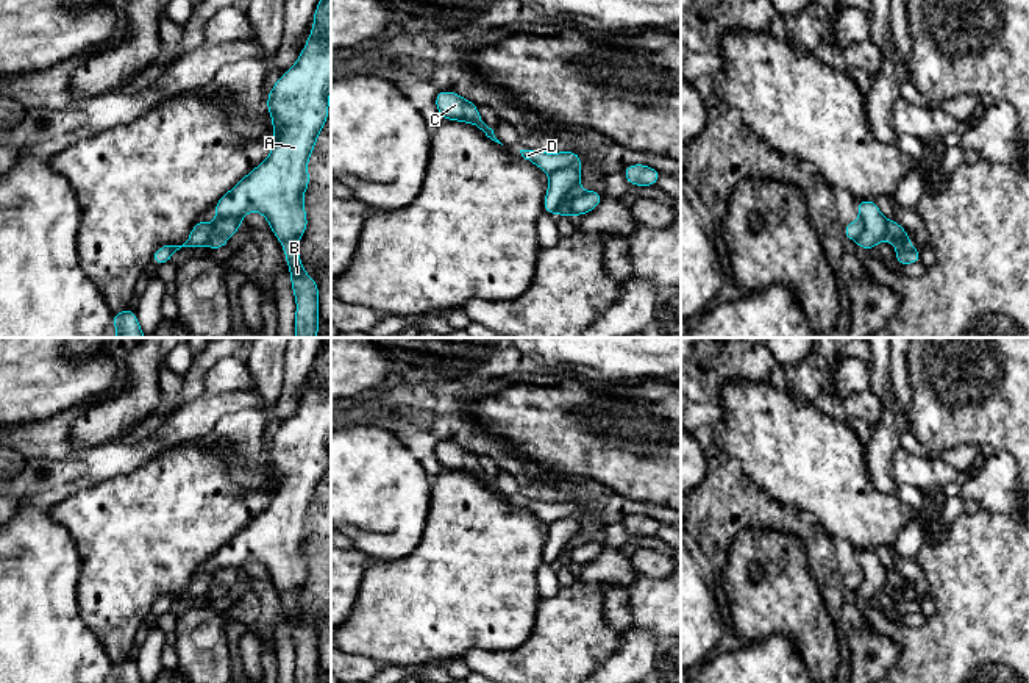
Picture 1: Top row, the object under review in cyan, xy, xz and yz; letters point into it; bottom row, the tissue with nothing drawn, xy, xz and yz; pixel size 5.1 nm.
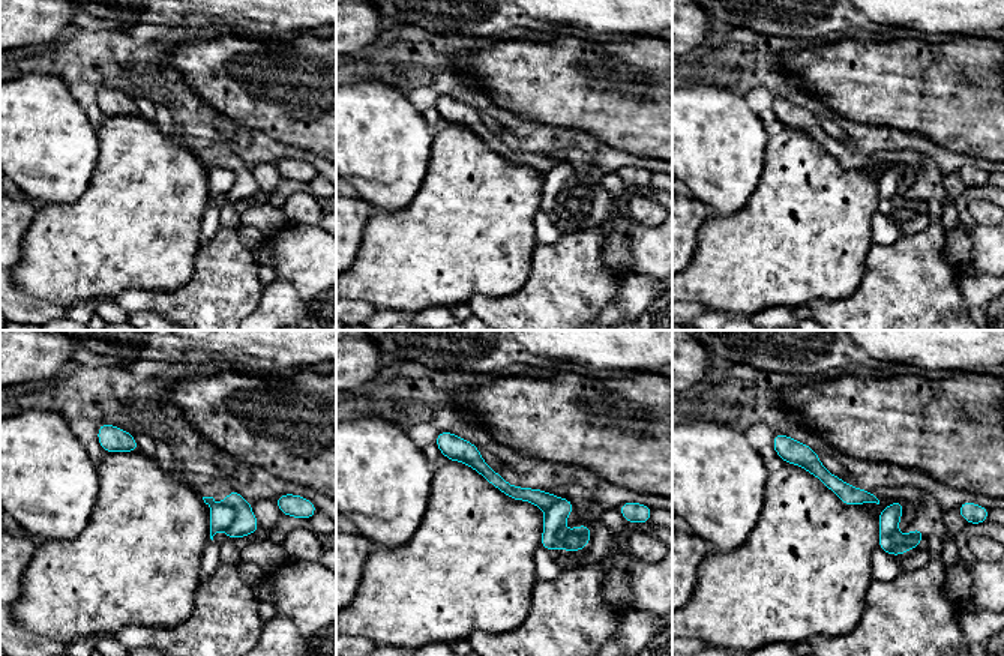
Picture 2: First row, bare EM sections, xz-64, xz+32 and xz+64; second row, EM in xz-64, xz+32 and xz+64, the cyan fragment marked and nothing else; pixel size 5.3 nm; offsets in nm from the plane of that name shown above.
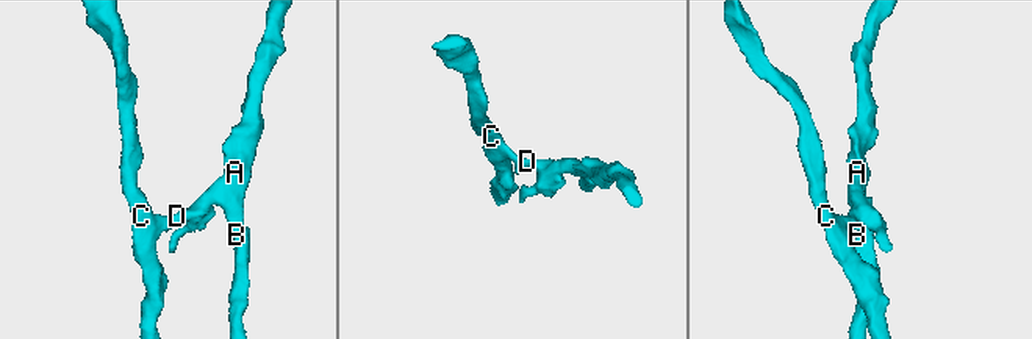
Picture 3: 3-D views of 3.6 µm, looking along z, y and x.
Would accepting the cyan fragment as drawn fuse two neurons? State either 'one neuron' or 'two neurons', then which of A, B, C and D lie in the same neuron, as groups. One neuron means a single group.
two neurons; groups A B / C D

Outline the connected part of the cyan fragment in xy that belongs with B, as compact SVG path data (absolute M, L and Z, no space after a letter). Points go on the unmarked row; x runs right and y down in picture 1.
M323 338L322 344L323 347L314 361L314 375L303 402L297 413L276 430L267 445L267 461L272 466L275 489L272 502L214 555L217 569L242 569L250 561L259 561L267 569L270 580L283 594L286 613L290 620L290 635L297 652L295 683L319 683L317 630L304 622L295 594L301 591L308 578L308 566L303 553L304 541L311 533L308 511L329 463L331 338Z

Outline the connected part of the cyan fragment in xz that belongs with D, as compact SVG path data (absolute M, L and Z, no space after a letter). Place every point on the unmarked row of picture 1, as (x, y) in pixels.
M520 500L520 503L525 510L531 511L548 525L564 517L573 517L579 522L582 519L582 511L575 500L557 503L547 503L539 500Z

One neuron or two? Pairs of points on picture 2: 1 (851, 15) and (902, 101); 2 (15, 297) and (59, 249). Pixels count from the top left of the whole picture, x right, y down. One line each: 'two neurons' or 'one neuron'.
1: two neurons
2: two neurons

